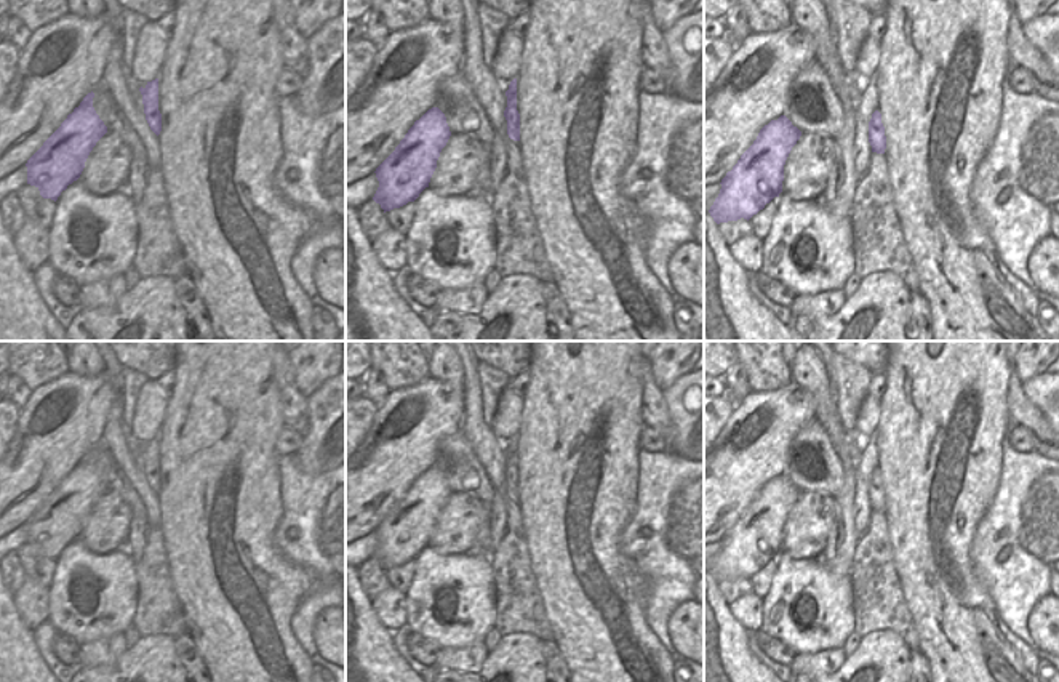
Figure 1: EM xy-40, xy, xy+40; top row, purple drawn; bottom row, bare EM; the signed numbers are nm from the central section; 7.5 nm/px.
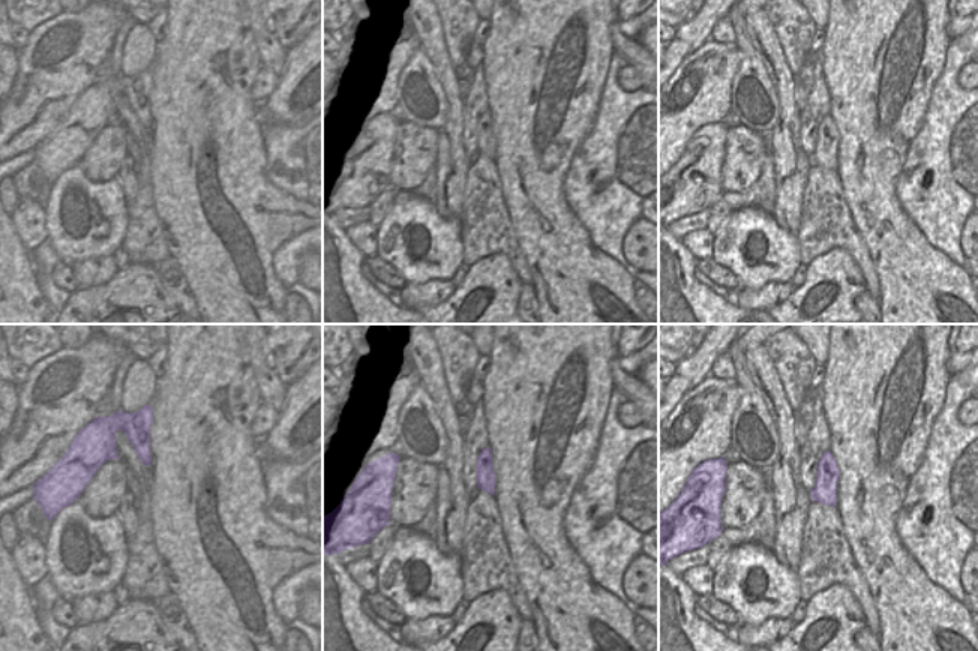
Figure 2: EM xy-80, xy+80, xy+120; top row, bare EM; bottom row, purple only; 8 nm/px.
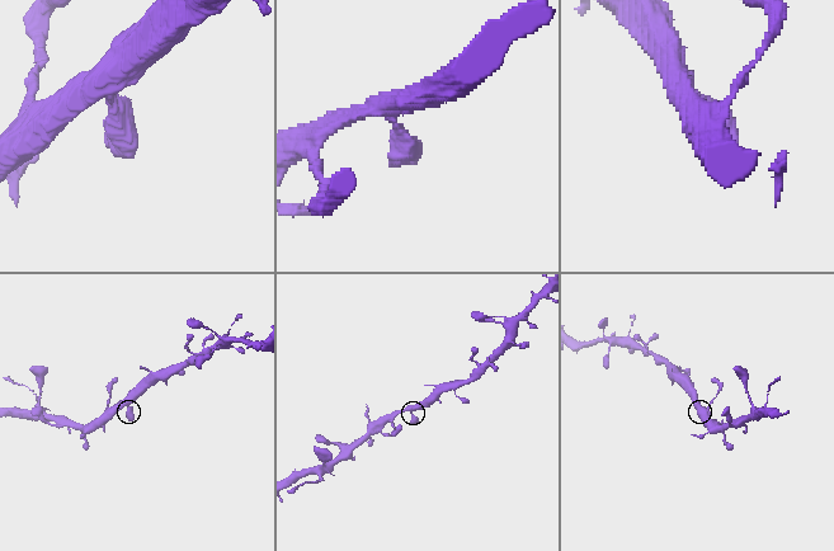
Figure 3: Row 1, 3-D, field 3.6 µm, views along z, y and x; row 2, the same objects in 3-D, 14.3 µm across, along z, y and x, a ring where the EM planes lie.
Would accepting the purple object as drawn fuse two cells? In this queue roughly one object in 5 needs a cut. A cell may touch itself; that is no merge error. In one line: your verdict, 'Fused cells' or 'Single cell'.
Single cell

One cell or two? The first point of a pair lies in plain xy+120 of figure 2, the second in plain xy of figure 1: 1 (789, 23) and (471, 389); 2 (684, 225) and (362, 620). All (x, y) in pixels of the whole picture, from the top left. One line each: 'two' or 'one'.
1: two
2: two

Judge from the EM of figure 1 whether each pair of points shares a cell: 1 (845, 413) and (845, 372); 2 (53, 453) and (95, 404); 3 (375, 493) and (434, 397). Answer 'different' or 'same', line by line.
1: same
2: same
3: same

